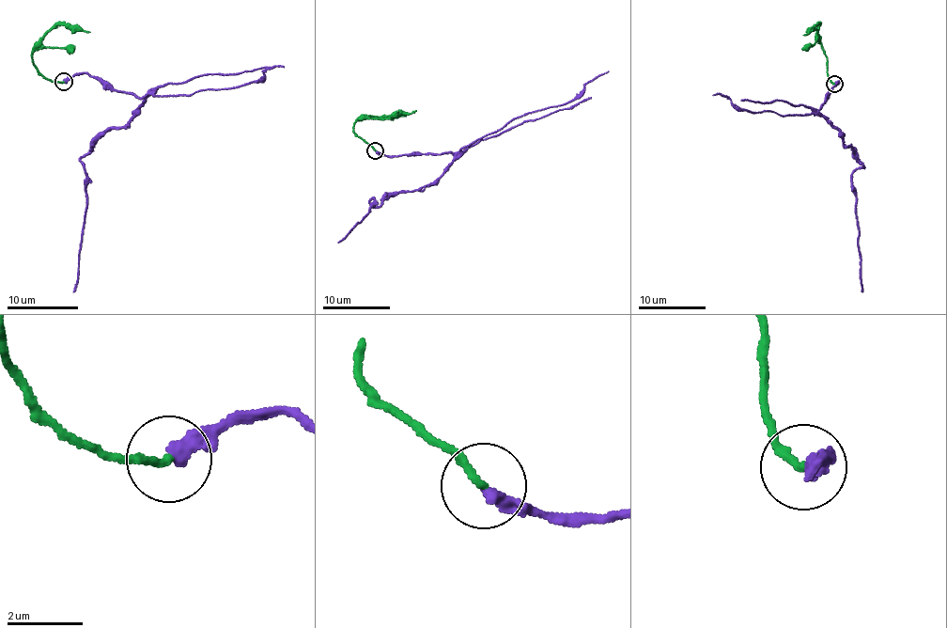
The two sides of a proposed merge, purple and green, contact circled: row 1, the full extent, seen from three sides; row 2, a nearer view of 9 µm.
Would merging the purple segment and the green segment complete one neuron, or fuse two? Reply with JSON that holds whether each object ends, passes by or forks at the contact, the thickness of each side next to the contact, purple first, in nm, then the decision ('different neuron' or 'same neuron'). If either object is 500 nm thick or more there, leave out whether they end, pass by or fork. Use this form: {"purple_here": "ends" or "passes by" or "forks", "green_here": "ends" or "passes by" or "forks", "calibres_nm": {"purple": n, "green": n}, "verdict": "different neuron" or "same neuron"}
{"purple_here": "ends", "green_here": "ends", "calibres_nm": {"purple": 400, "green": 200}, "verdict": "same neuron"}

